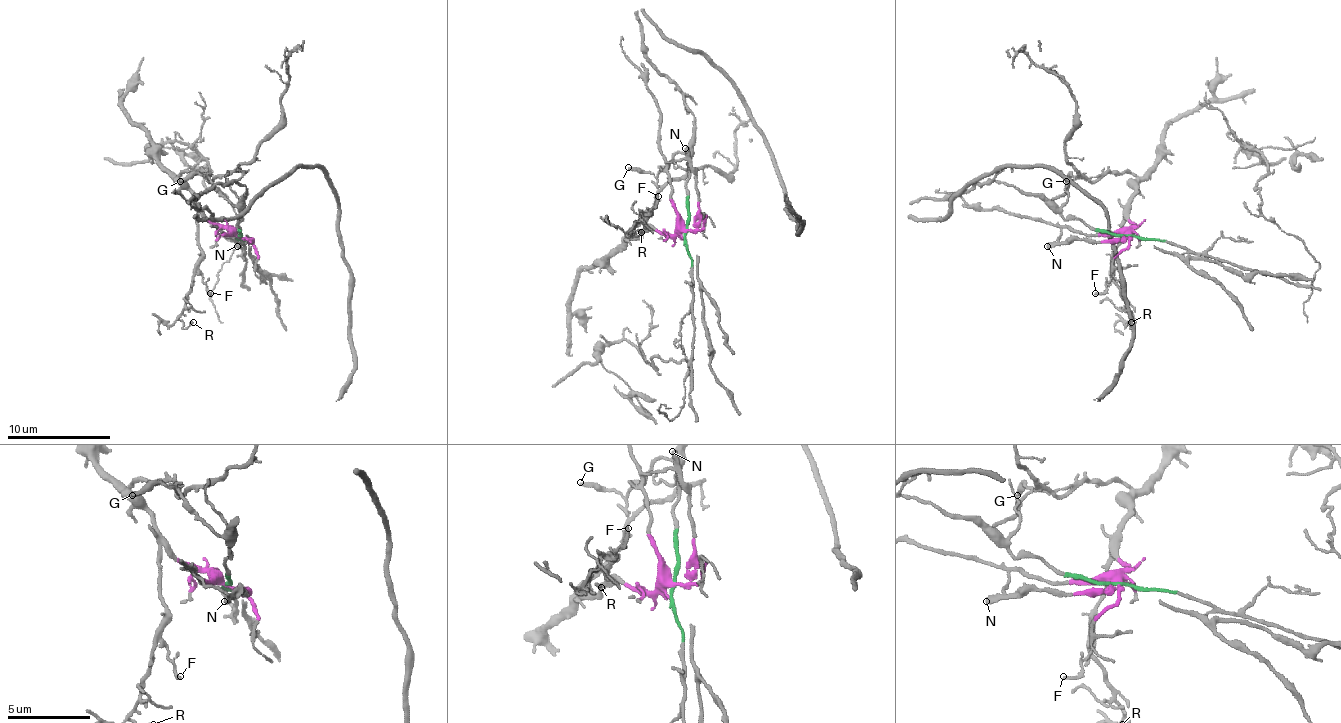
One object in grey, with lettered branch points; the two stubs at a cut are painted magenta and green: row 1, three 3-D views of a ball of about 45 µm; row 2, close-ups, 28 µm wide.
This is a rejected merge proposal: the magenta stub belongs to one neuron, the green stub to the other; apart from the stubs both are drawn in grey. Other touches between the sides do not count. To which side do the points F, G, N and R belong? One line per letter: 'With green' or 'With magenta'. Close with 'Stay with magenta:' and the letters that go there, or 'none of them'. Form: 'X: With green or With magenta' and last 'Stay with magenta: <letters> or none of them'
F: With magenta
G: With green
N: With magenta
R: With magenta
Stay with magenta: F, N, R

